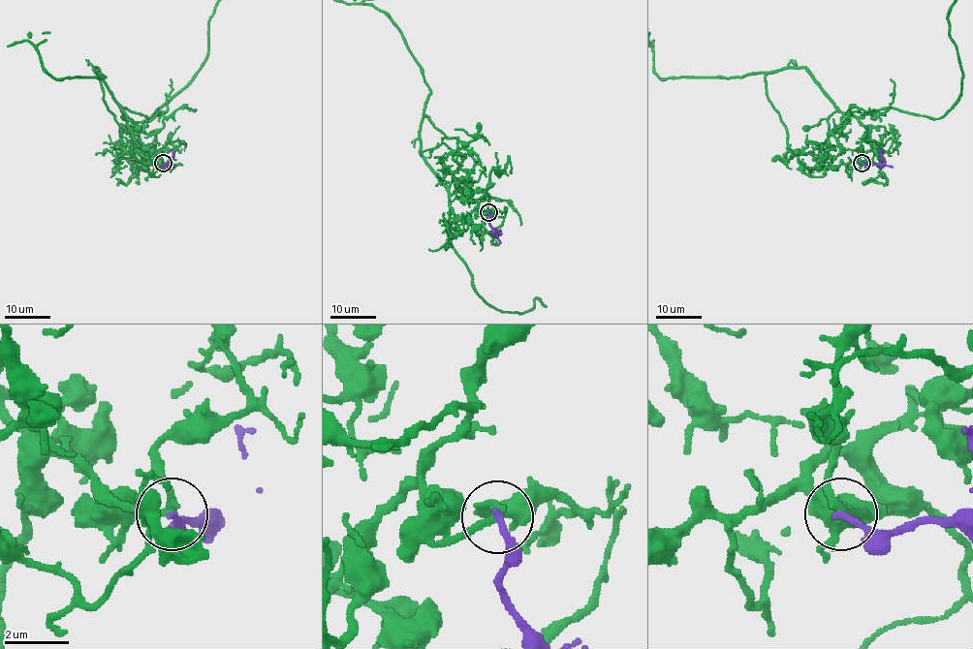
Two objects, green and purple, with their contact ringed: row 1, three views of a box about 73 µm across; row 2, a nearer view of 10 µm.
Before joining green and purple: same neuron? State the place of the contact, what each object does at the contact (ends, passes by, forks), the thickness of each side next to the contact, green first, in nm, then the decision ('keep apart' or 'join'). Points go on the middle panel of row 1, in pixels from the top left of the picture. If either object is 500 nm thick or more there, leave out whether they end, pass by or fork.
place (488, 212); green passes by; purple ends; calibres 240 and 200 nm; keep apart

